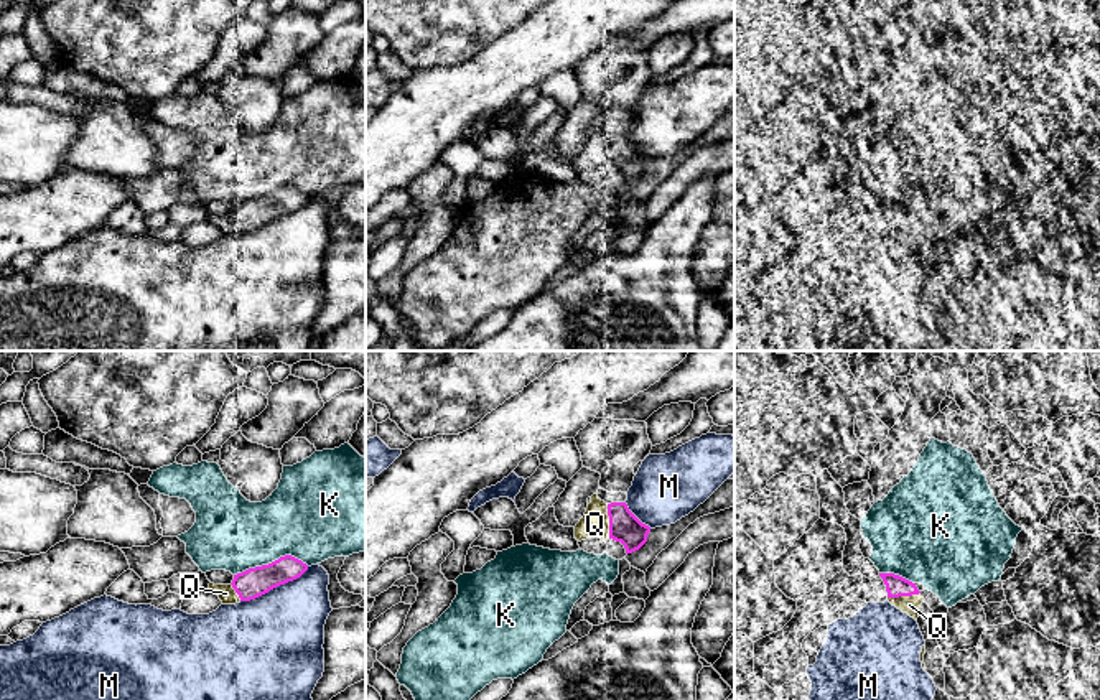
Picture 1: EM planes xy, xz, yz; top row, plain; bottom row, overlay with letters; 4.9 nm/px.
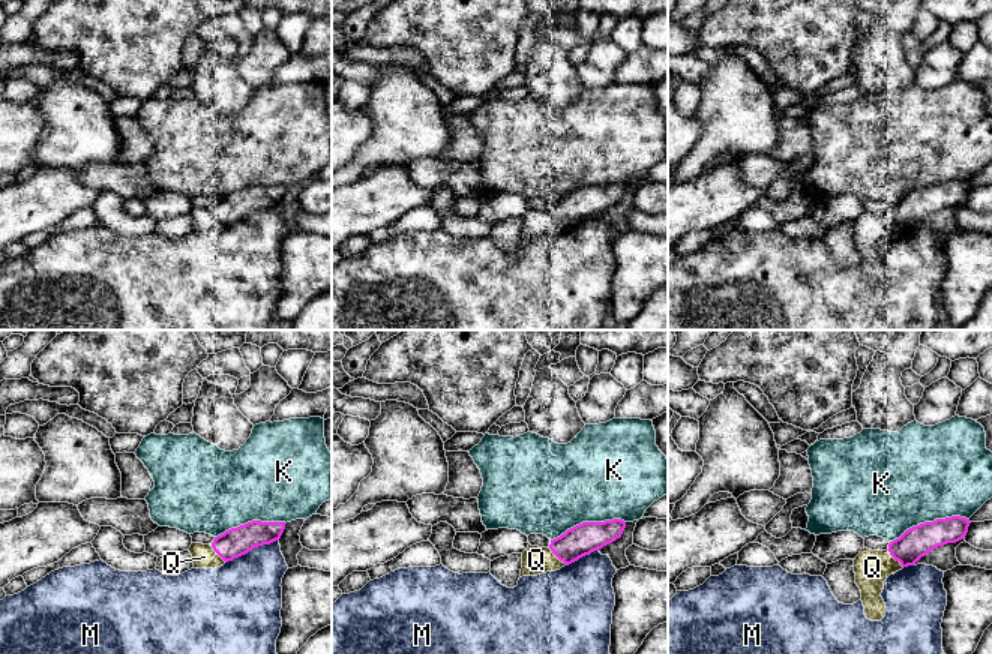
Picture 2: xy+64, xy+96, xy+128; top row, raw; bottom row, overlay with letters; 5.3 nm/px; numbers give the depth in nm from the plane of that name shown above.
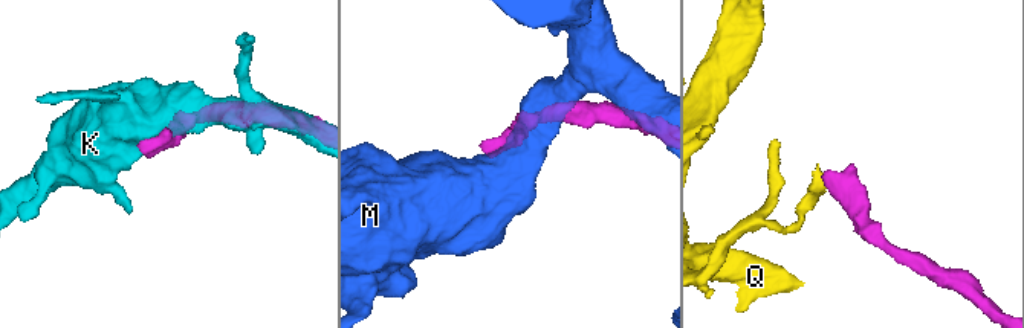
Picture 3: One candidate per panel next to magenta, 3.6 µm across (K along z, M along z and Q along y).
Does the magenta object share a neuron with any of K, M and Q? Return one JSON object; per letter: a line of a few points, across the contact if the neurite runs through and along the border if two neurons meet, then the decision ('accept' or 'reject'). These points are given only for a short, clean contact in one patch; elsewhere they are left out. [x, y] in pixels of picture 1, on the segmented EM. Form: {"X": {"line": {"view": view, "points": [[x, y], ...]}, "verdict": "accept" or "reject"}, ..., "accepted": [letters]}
{"K": {"verdict": "reject"}, "M": {"line": {"view": "xy", "points": [[308, 567], [298, 577], [241, 602]]}, "verdict": "reject"}, "Q": {"verdict": "reject"}, "accepted": []}

